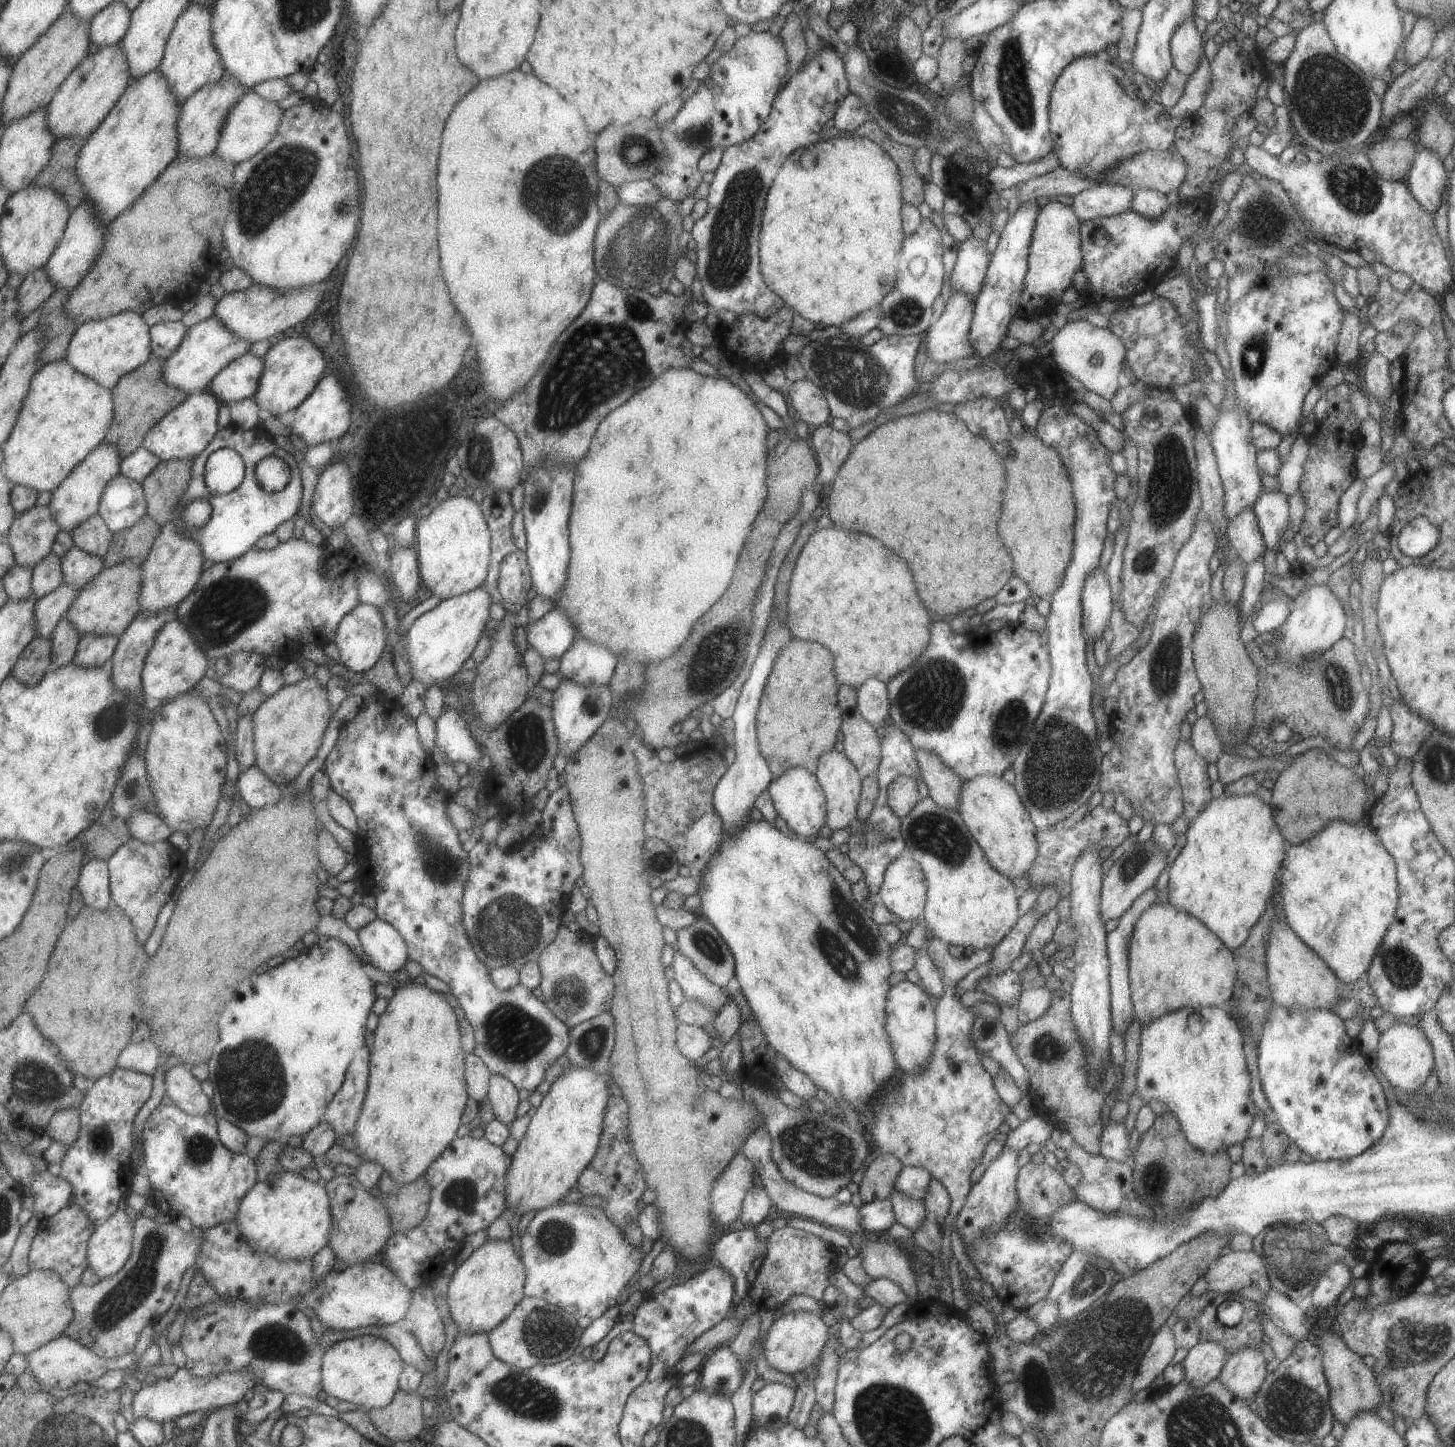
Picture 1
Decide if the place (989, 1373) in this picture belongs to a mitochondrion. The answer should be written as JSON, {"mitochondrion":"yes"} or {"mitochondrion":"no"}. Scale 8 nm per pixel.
{"mitochondrion":"no"}

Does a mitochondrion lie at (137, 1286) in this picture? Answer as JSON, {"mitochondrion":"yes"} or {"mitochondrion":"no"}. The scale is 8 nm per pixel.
{"mitochondrion":"yes"}

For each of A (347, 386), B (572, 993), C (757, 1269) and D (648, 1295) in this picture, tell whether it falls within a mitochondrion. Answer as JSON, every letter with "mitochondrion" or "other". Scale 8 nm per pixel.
{"A":"other","B":"mitochondrion","C":"other","D":"other"}

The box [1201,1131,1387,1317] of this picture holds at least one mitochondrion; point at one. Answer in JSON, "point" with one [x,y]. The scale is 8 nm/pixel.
{"point":[1292,1253]}

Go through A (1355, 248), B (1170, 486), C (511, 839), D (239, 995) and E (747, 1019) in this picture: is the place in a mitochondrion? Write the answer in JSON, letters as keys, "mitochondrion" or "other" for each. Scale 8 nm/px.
{"A":"other","B":"mitochondrion","C":"other","D":"other","E":"other"}

